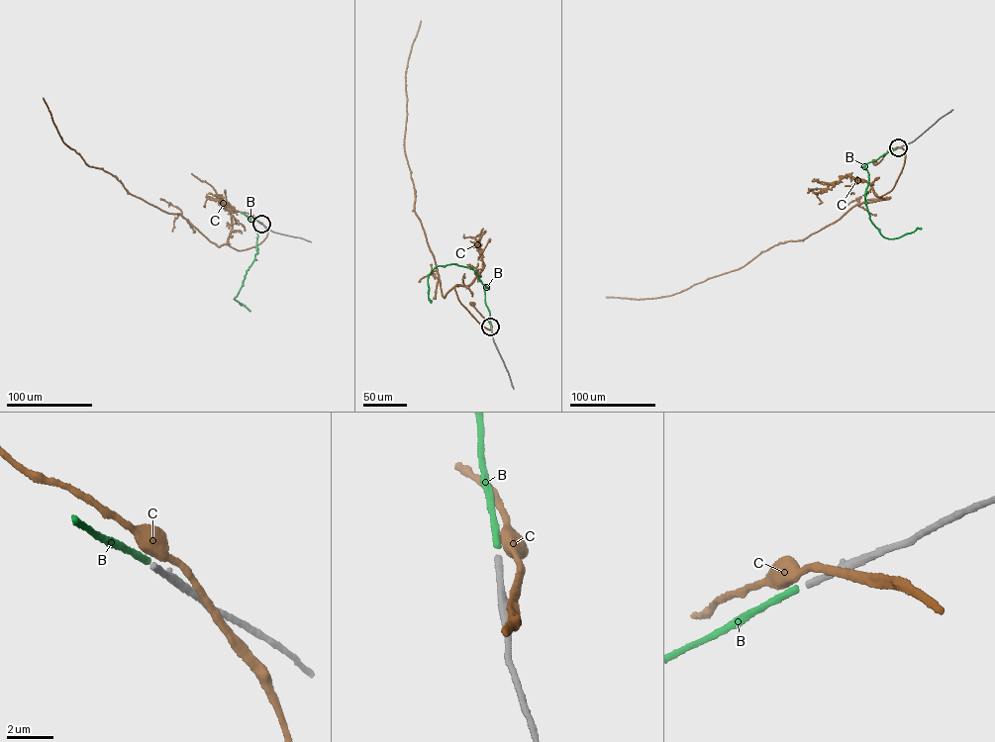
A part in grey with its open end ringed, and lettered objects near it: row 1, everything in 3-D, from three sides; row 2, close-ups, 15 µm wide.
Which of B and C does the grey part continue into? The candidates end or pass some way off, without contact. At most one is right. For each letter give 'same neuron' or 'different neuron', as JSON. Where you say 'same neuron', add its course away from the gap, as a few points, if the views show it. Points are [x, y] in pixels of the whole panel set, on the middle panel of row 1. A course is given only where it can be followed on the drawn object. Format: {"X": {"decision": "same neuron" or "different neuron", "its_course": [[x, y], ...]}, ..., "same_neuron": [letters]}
{"B": {"decision": "same neuron", "its_course": [[491, 325], [484, 291], [486, 286], [488, 288], [470, 267], [453, 263], [435, 267], [428, 279], [431, 302]]}, "C": {"decision": "different neuron"}, "same_neuron": ["B"]}

